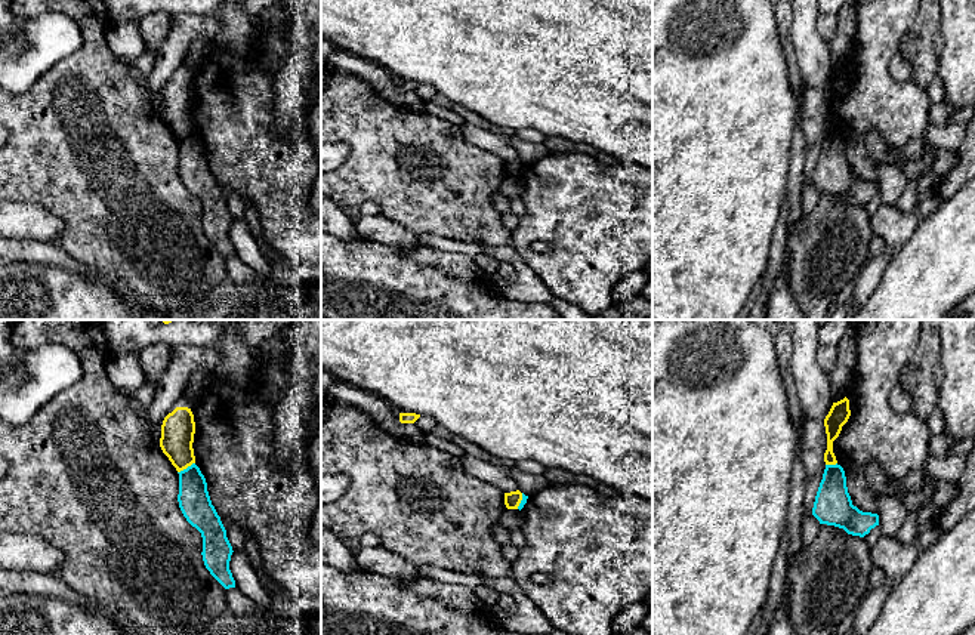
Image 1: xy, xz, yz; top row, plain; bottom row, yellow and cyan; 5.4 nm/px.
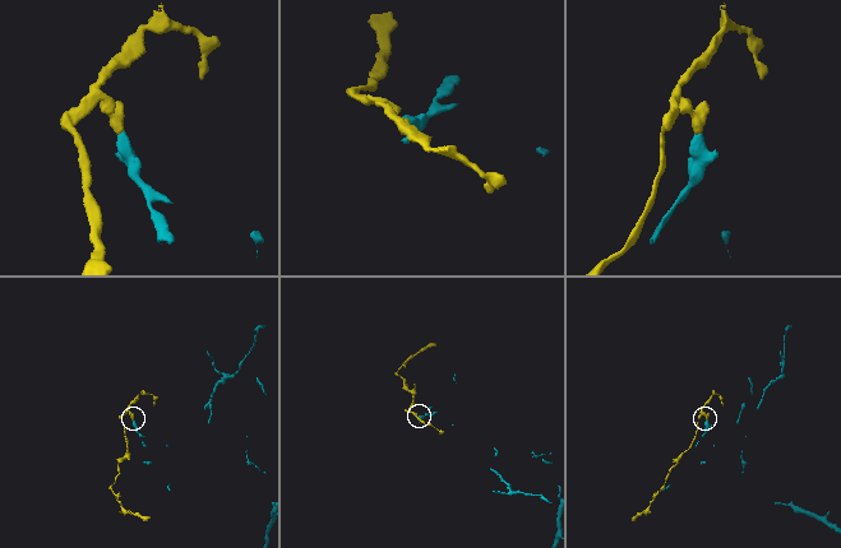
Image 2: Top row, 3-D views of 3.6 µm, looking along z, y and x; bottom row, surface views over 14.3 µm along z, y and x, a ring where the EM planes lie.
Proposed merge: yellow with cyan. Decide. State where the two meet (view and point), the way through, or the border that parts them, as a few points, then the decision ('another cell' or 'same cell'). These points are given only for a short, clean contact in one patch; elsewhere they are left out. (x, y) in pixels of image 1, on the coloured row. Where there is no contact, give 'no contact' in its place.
meets yellow in xy at (185, 468); runs through xy (178, 428), (178, 449), (185, 468), (193, 484), (194, 501); same cell

